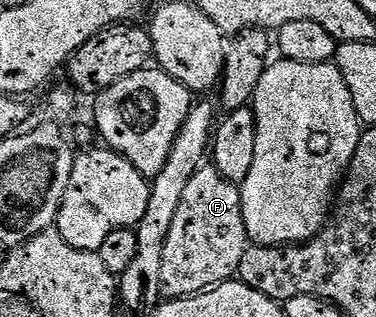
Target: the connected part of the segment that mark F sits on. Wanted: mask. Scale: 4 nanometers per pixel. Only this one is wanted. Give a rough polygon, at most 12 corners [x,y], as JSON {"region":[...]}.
{"region":[[192,174],[160,266],[181,300],[237,277],[242,189]]}

